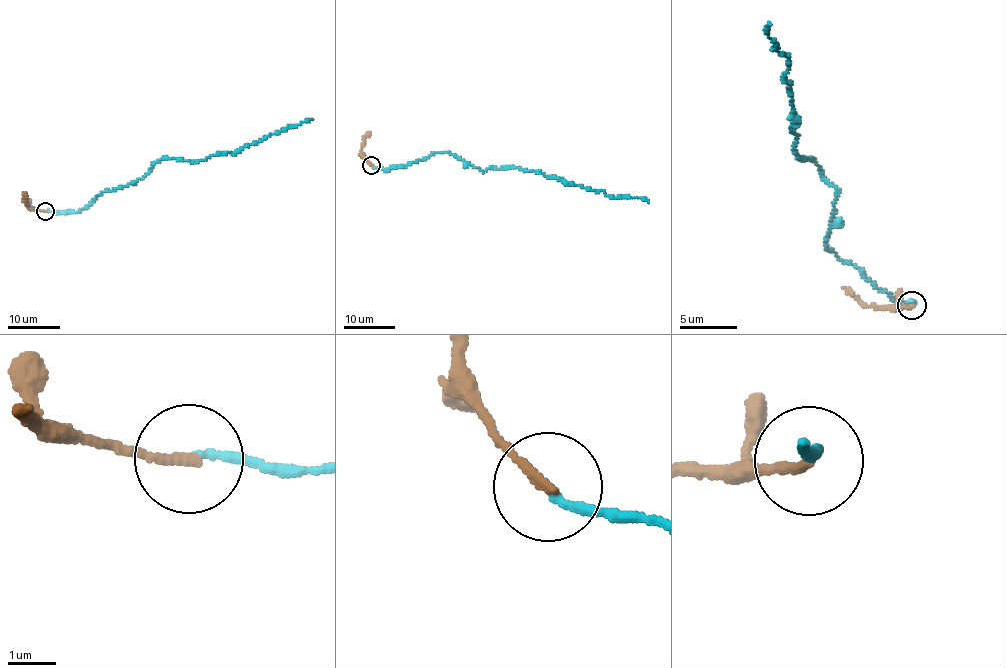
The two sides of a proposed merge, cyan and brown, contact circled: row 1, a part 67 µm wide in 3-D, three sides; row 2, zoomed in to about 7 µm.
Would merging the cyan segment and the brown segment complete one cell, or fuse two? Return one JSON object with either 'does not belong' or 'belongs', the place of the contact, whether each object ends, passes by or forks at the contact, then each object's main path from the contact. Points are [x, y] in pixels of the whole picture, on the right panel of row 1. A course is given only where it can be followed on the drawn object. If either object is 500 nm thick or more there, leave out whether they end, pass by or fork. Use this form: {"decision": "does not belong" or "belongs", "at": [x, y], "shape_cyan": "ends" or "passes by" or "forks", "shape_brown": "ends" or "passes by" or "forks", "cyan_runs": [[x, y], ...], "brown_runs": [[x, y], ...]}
{"decision": "does not belong", "at": [911, 305], "shape_cyan": "ends", "shape_brown": "ends", "cyan_runs": [[914, 305], [890, 300], [825, 249], [836, 189], [793, 153], [790, 65], [765, 33], [771, 24]], "brown_runs": [[911, 305], [898, 310], [875, 309], [842, 287]]}

